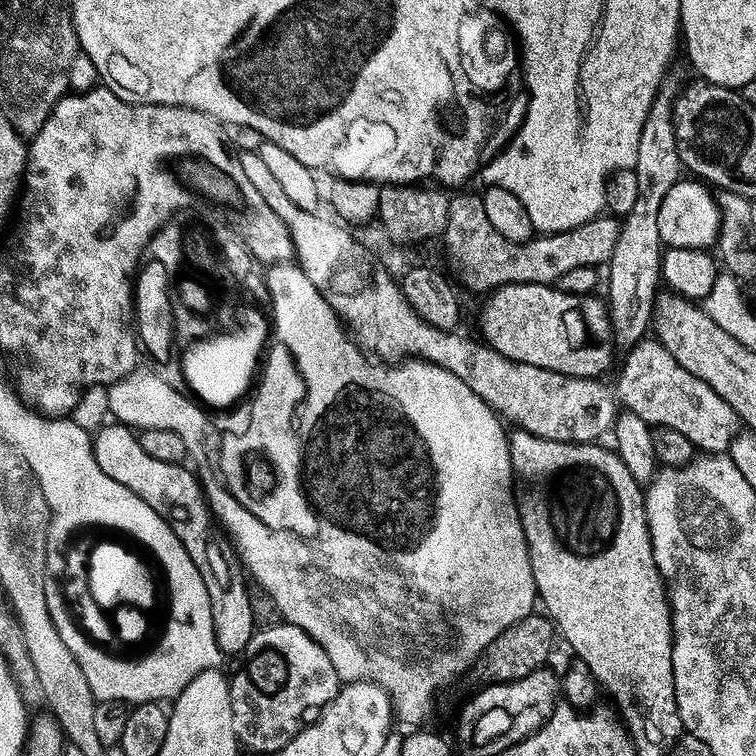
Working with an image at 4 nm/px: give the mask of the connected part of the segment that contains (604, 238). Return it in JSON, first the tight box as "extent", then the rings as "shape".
{"extent":[442,195,621,294],"shape":[[[453,195],[449,199],[449,216],[446,218],[446,226],[442,230],[442,237],[444,236],[444,252],[448,255],[448,260],[452,263],[451,275],[461,280],[466,287],[472,292],[484,292],[483,294],[491,293],[493,290],[506,286],[507,284],[551,284],[555,285],[556,280],[560,280],[563,276],[568,276],[571,272],[576,272],[579,268],[588,268],[591,264],[600,264],[600,266],[607,265],[608,260],[614,254],[614,246],[618,242],[618,234],[620,233],[621,221],[616,216],[611,214],[601,214],[596,217],[595,220],[588,220],[582,226],[578,226],[569,232],[554,232],[551,234],[540,234],[531,240],[527,240],[525,244],[518,244],[516,242],[510,242],[506,238],[502,238],[502,234],[498,234],[498,230],[494,230],[494,226],[490,226],[490,222],[486,218],[486,206],[483,199],[479,195],[476,196],[456,196]]]}

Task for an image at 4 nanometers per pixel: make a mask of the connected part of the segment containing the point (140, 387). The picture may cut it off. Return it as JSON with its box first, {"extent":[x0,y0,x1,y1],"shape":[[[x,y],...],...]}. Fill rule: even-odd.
{"extent":[107,370,205,453],"shape":[[[134,370],[130,375],[123,376],[117,384],[107,385],[111,419],[126,424],[133,430],[145,428],[149,433],[154,430],[174,431],[185,442],[187,453],[195,447],[200,448],[205,409],[199,403],[184,404],[183,394],[174,385],[167,384],[162,377],[155,376],[152,372],[140,371]]]}

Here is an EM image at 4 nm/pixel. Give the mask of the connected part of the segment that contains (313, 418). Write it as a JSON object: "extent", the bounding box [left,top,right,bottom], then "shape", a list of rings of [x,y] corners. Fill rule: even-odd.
{"extent":[194,263,538,726],"shape":[[[275,263],[267,269],[266,275],[266,292],[276,295],[280,336],[284,336],[284,328],[288,328],[288,336],[284,336],[284,340],[288,340],[288,344],[296,348],[296,360],[300,360],[300,368],[304,368],[304,376],[308,376],[308,384],[312,384],[312,392],[308,392],[308,409],[298,413],[298,433],[303,445],[303,487],[308,500],[315,501],[316,509],[324,512],[327,520],[332,520],[332,528],[328,528],[328,532],[320,536],[323,544],[316,544],[316,548],[312,548],[312,544],[300,544],[300,540],[292,540],[292,536],[272,536],[272,532],[268,532],[264,524],[257,524],[256,520],[252,520],[250,508],[229,491],[212,460],[204,460],[200,465],[195,465],[194,471],[200,487],[204,489],[213,517],[234,545],[241,565],[252,580],[257,580],[264,587],[265,594],[284,615],[281,617],[287,623],[301,628],[314,643],[326,650],[326,658],[330,658],[330,666],[334,666],[341,681],[368,680],[377,684],[388,693],[399,719],[401,716],[406,723],[414,724],[410,726],[423,725],[420,723],[432,712],[436,692],[450,687],[467,668],[469,671],[496,638],[522,618],[533,615],[535,608],[532,607],[537,607],[538,604],[526,538],[520,525],[518,504],[514,499],[514,477],[505,425],[501,417],[486,402],[482,402],[482,398],[478,398],[478,394],[474,394],[474,390],[470,390],[466,382],[462,382],[449,368],[444,367],[443,363],[427,364],[424,360],[408,360],[404,368],[388,369],[371,364],[364,357],[367,355],[346,331],[335,310],[327,304],[326,298],[295,263]],[[248,556],[256,556],[256,568],[249,568],[252,560],[248,560]]]}

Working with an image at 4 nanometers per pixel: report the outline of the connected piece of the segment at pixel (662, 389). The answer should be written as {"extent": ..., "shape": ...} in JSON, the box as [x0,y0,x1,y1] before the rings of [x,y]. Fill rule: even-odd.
{"extent":[616,338,738,454],"shape":[[[642,338],[623,357],[624,369],[616,392],[621,405],[627,406],[649,426],[678,430],[704,454],[724,454],[732,445],[738,431],[736,411],[706,382],[702,382],[690,370],[682,367],[655,338]]]}

